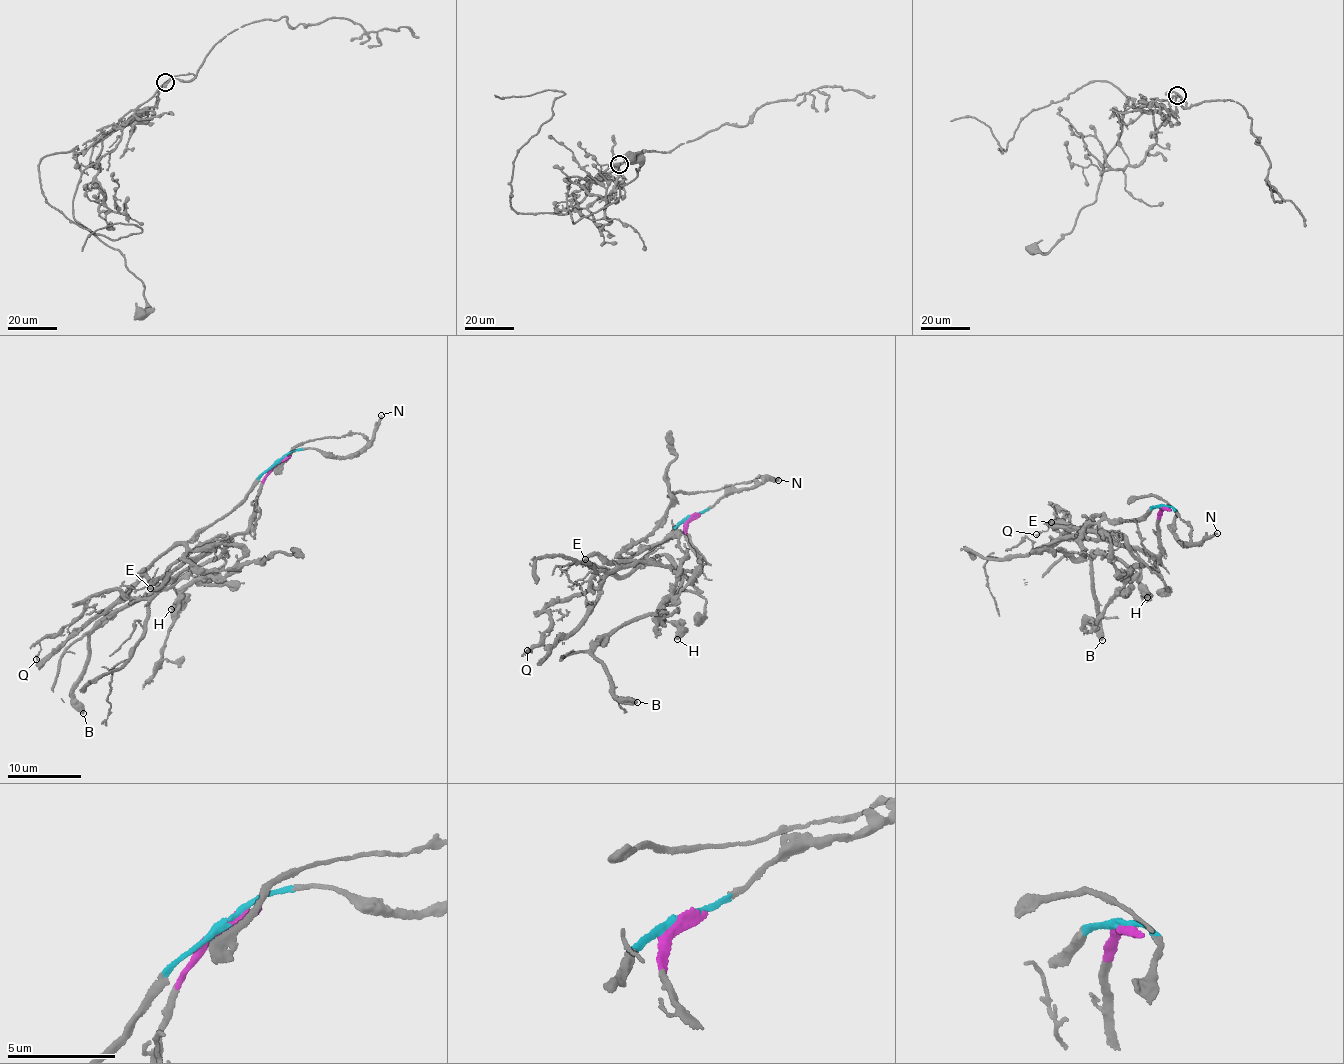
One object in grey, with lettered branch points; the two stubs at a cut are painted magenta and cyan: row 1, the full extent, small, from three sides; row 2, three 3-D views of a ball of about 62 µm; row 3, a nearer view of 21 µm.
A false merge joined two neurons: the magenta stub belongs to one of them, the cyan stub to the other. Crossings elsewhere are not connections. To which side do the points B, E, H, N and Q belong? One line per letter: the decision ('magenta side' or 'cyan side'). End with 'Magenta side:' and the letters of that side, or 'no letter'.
B: magenta side
E: magenta side
H: magenta side
N: cyan side
Q: magenta side
Magenta side: B, E, H, Q

